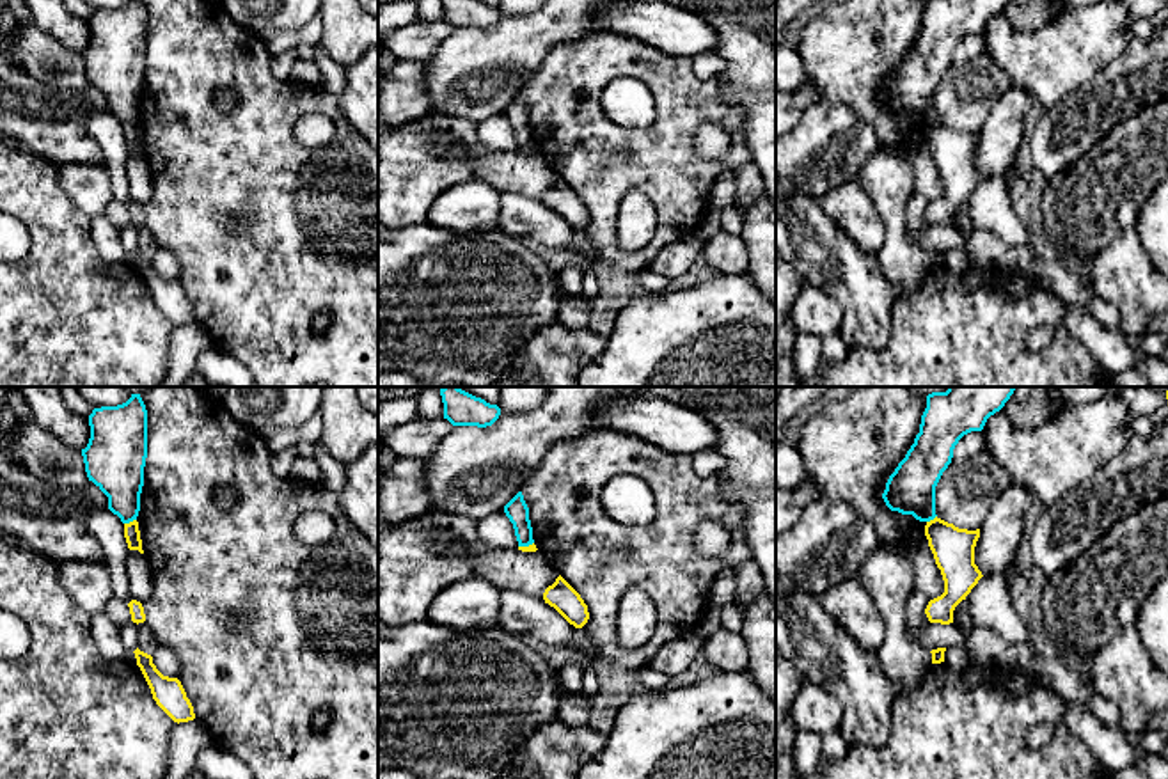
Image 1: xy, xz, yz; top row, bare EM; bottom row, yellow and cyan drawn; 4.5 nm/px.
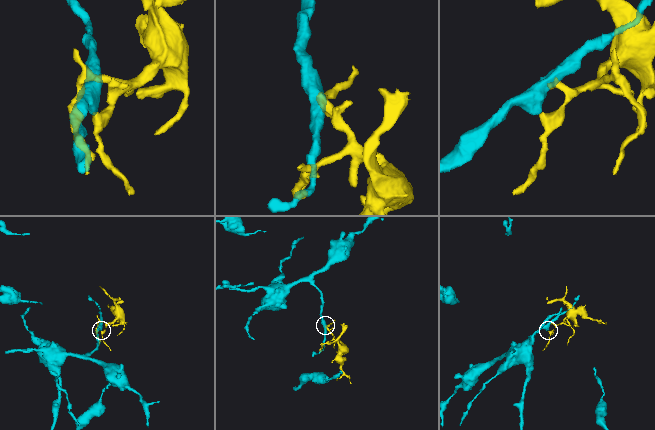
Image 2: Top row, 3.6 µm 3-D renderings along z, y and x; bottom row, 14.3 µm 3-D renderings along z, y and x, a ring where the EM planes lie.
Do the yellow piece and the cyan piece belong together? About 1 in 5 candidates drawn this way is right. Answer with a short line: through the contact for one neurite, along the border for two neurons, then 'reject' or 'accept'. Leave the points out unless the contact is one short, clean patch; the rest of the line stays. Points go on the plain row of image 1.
xy (135, 121), (125, 126) | reject

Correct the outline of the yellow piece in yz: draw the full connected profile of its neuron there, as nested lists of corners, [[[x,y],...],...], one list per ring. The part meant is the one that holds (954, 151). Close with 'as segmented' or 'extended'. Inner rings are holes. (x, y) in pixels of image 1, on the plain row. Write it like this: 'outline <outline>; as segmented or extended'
outline [[[935,119],[927,124],[925,138],[944,183],[944,195],[928,204],[925,216],[930,225],[950,227],[955,209],[983,179],[975,167],[980,131],[959,131]]]; as segmented

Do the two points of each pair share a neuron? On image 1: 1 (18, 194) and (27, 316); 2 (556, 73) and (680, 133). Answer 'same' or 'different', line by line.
1: same
2: same

